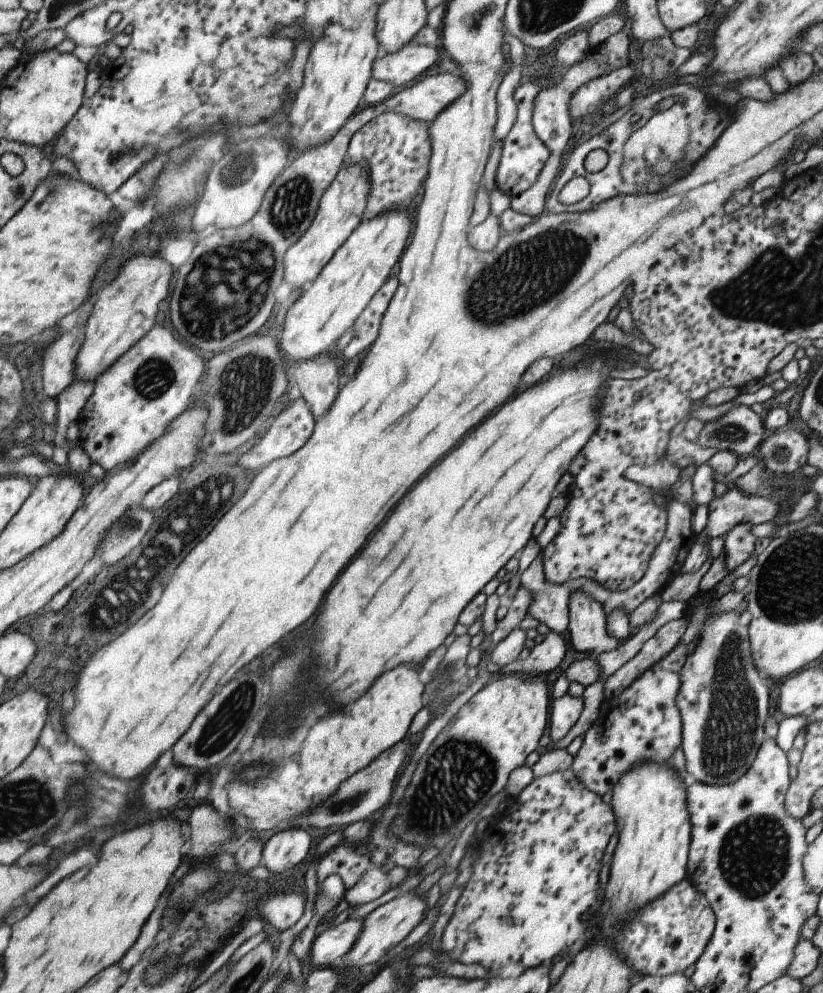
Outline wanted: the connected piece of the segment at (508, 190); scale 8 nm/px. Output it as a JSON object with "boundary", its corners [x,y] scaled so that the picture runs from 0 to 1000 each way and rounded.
{"boundary":[[[656,78],[650,83],[638,83],[623,91],[623,101],[627,105],[627,117],[618,137],[611,145],[609,164],[604,173],[604,189],[616,198],[629,198],[639,193],[655,179],[657,172],[662,169],[665,159],[668,158],[667,149],[654,139],[648,129],[649,100],[654,98],[655,91],[667,87],[663,78]]]}

